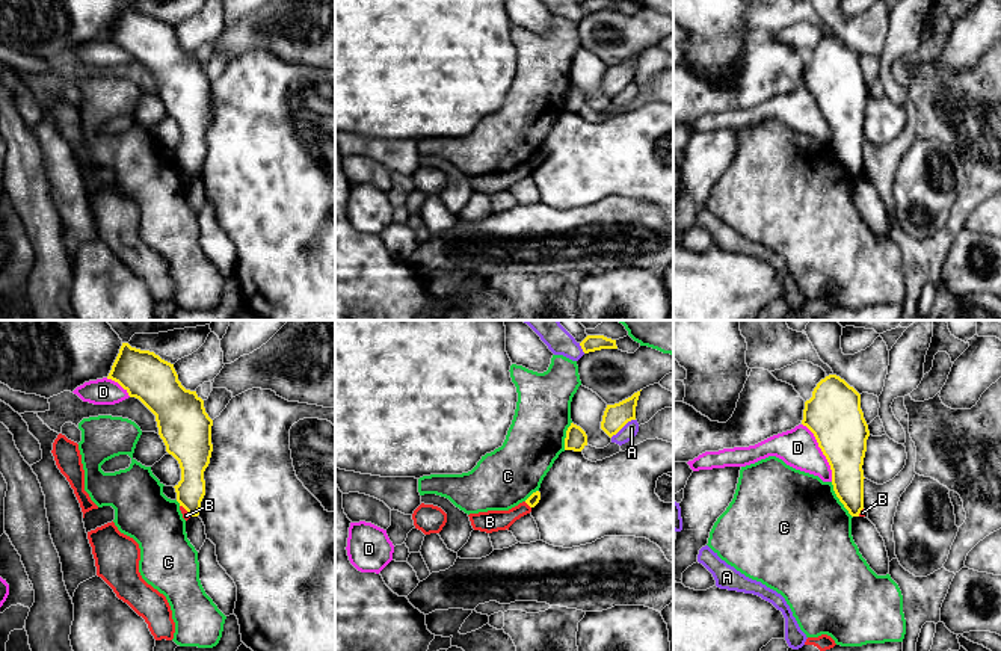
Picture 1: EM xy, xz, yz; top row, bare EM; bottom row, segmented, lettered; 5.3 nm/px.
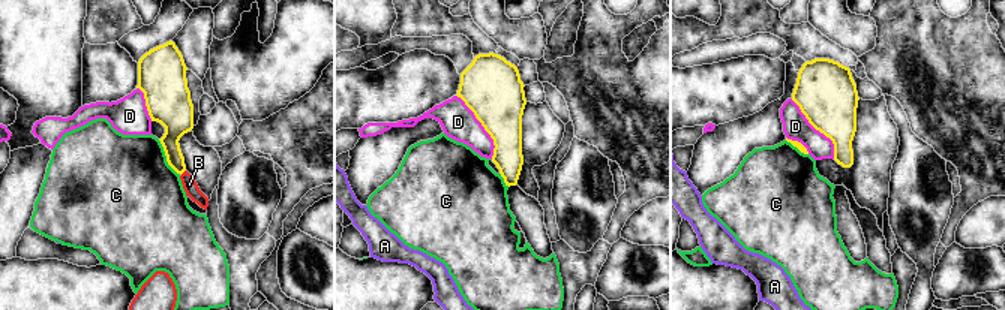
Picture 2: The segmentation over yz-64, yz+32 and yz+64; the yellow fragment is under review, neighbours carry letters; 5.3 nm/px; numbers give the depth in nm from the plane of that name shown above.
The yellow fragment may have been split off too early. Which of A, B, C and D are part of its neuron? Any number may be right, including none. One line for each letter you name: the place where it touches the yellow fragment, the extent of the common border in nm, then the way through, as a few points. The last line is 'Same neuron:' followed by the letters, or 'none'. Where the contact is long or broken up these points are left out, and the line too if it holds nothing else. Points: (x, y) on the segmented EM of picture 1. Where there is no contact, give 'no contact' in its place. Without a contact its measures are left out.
Same neuron: none

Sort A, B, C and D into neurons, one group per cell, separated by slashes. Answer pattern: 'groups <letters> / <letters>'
groups A / B / C / D

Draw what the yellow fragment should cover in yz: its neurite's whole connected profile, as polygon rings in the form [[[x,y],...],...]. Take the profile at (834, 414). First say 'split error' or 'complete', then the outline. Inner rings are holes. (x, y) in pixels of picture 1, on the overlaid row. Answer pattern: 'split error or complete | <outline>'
complete | [[[836,375],[821,379],[805,402],[802,424],[815,437],[832,470],[836,497],[852,517],[864,509],[864,458],[868,424],[861,394]]]

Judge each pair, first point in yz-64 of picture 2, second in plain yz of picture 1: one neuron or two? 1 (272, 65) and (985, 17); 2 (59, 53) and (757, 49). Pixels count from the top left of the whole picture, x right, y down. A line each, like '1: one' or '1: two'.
1: one
2: two

